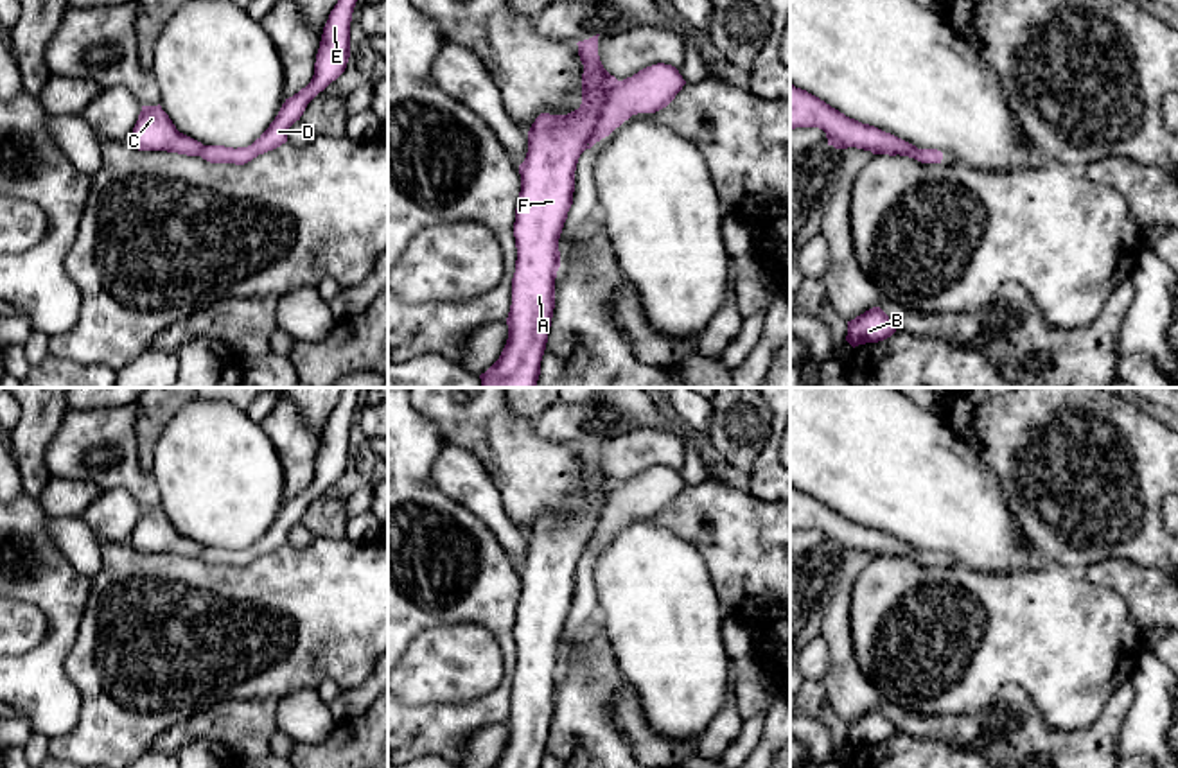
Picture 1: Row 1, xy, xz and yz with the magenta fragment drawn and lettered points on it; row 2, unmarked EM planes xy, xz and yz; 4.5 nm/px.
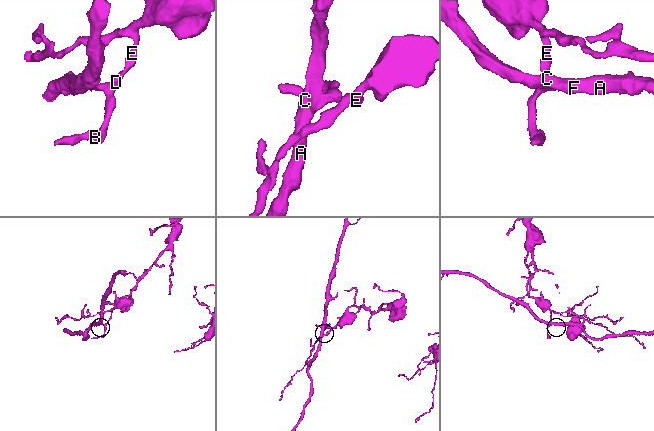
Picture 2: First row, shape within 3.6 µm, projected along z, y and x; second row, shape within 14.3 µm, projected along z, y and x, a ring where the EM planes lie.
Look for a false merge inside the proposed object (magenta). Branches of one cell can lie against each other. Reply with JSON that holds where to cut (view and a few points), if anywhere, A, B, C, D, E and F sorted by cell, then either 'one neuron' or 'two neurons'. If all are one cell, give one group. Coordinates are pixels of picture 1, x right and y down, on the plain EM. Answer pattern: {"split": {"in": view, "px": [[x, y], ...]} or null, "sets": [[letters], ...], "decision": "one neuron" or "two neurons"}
{"split": {"in": "xz", "px": [[618, 483], [609, 494], [588, 544]]}, "sets": [["A", "C", "F"], ["B", "D", "E"]], "decision": "two neurons"}

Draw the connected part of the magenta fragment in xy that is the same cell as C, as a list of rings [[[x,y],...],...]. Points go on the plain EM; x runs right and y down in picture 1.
[[[142,508],[133,535],[127,540],[138,553],[167,553],[199,558],[203,545],[180,535],[162,508]]]

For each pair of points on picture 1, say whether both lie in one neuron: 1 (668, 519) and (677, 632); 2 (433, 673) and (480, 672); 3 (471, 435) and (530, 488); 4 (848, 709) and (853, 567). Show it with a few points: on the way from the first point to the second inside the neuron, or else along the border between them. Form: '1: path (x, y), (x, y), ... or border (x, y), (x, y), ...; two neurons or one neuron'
1: border (652, 515), (665, 528), (686, 539), (703, 555); two neurons
2: path (444, 673), (469, 672); one neuron
3: path (489, 435), (527, 471); one neuron
4: path (843, 673), (841, 603); one neuron

